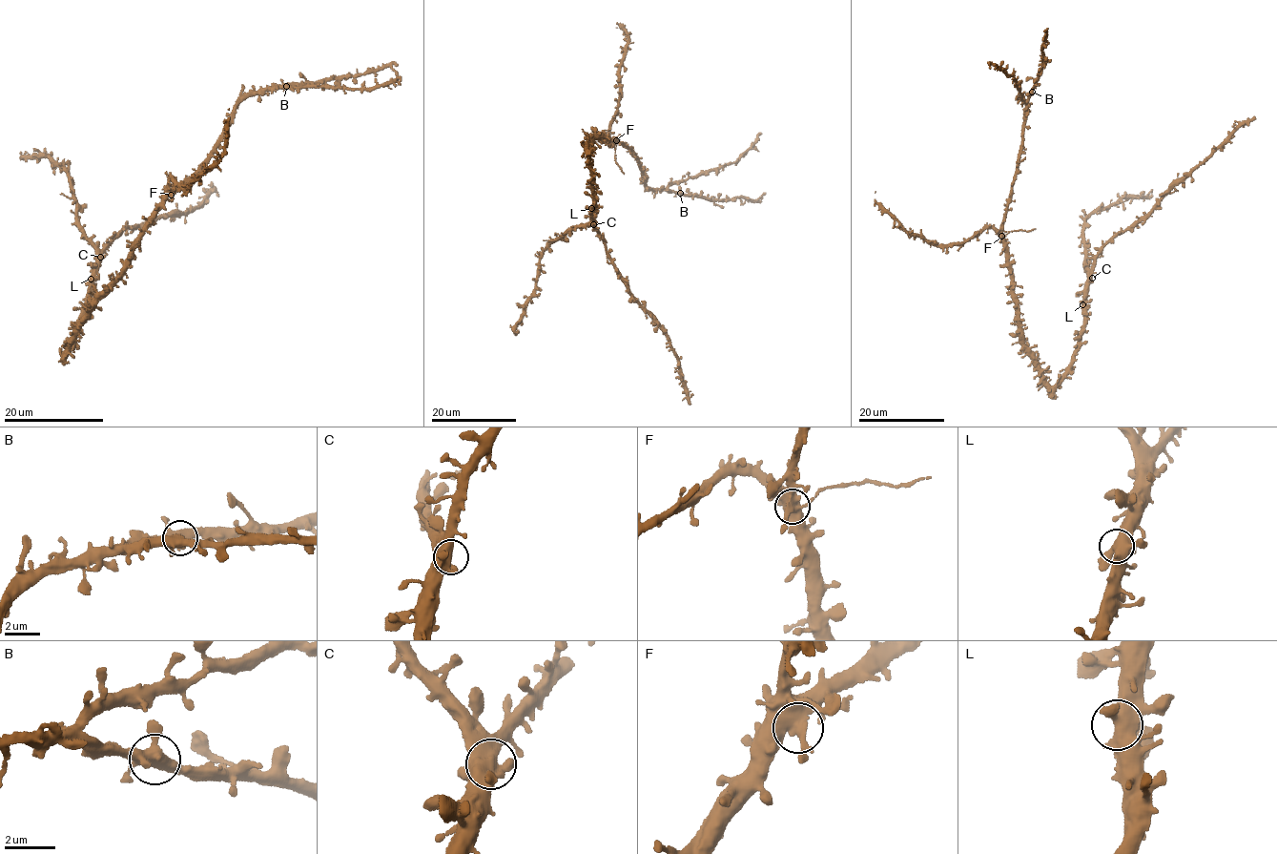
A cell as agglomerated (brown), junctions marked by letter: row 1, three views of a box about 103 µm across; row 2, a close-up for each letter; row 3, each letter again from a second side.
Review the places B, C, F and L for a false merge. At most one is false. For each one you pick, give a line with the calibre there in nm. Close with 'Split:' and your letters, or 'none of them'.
F: 440 nm
Split: F

